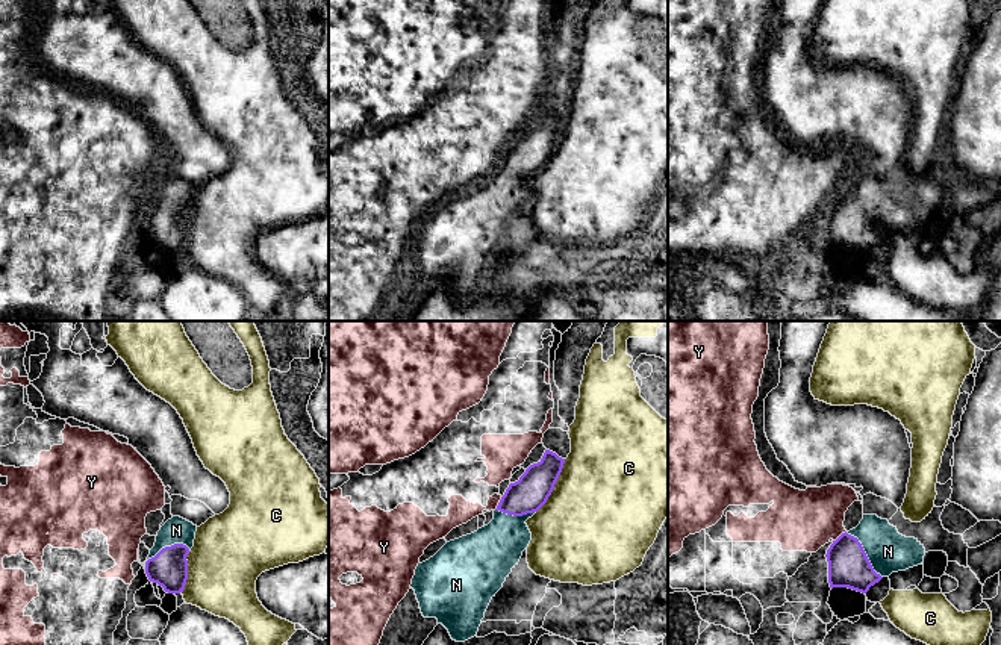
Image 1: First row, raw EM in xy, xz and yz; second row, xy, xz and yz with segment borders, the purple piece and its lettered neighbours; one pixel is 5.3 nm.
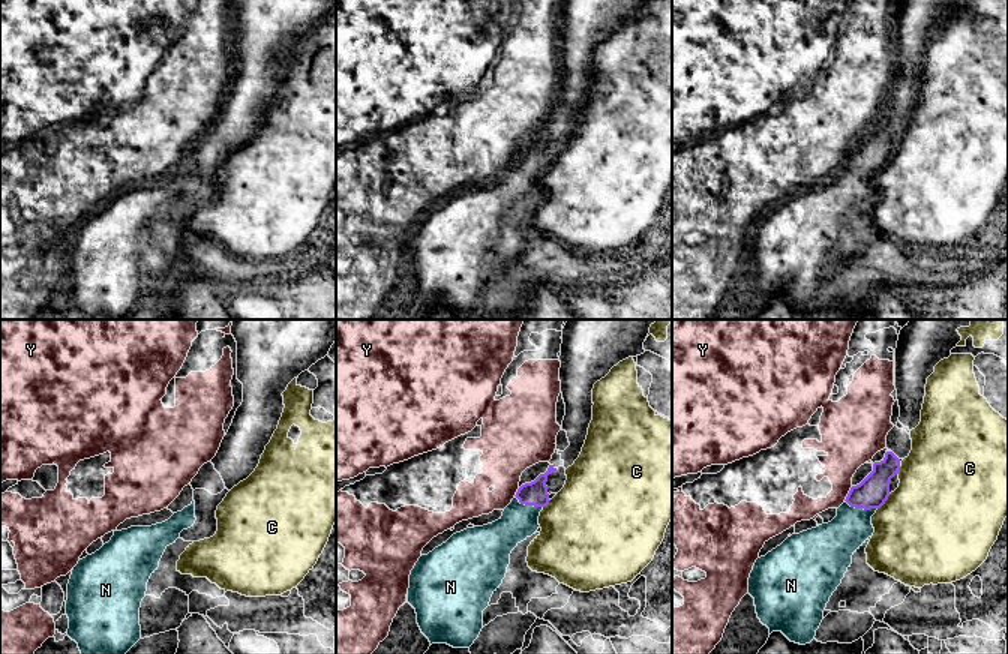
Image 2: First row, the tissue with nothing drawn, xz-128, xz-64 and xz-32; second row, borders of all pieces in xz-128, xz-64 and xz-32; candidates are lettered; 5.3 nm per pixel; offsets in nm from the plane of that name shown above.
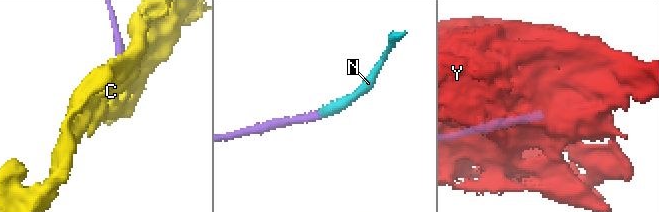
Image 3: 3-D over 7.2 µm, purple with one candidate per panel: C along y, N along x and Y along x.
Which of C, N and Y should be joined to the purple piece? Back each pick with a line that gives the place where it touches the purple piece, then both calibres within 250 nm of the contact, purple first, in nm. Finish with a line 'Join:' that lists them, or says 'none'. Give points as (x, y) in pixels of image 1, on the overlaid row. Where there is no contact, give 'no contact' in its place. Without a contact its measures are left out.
N: contact xy (165, 547); calibres 200 and 140 nm
Join: N

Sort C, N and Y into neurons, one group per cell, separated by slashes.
C / N / Y

